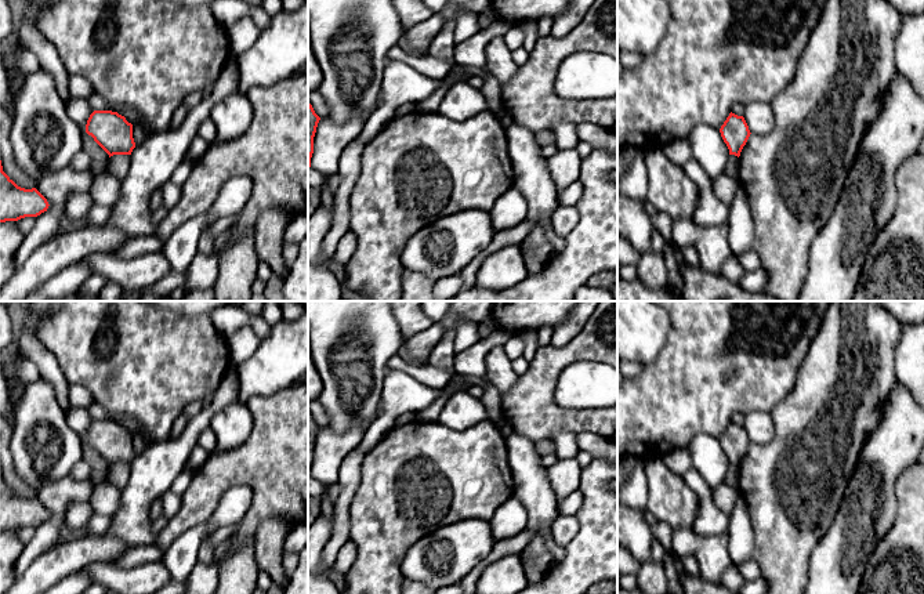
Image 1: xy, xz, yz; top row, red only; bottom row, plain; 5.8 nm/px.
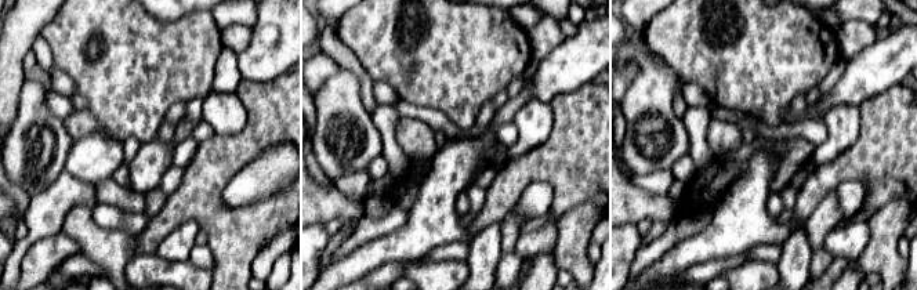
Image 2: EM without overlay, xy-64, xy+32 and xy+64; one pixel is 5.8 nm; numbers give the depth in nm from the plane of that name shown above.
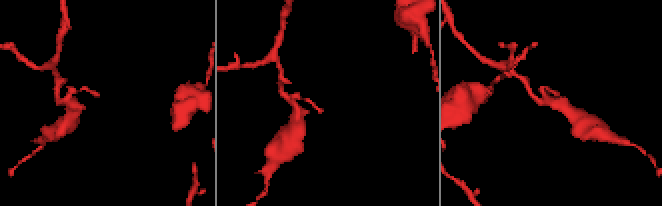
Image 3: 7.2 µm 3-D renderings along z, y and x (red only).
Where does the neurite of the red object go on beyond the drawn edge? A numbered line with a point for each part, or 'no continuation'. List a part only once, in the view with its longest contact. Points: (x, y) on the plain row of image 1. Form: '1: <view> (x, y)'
1: xy (118, 474)

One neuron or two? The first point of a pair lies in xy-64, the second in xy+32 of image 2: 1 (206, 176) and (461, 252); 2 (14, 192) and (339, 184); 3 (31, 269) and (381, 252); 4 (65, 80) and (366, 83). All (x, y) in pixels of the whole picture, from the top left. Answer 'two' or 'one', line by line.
1: two
2: two
3: one
4: two

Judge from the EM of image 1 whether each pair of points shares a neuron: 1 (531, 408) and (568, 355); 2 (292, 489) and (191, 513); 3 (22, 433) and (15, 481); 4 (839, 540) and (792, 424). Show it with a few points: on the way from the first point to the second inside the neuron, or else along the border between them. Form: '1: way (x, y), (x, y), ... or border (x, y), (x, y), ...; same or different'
1: way (532, 394), (539, 381), (554, 366); same
2: way (267, 475), (228, 475), (216, 488); same
3: border (14, 466), (18, 475), (35, 491); different
4: border (844, 493), (833, 522), (812, 550); different

